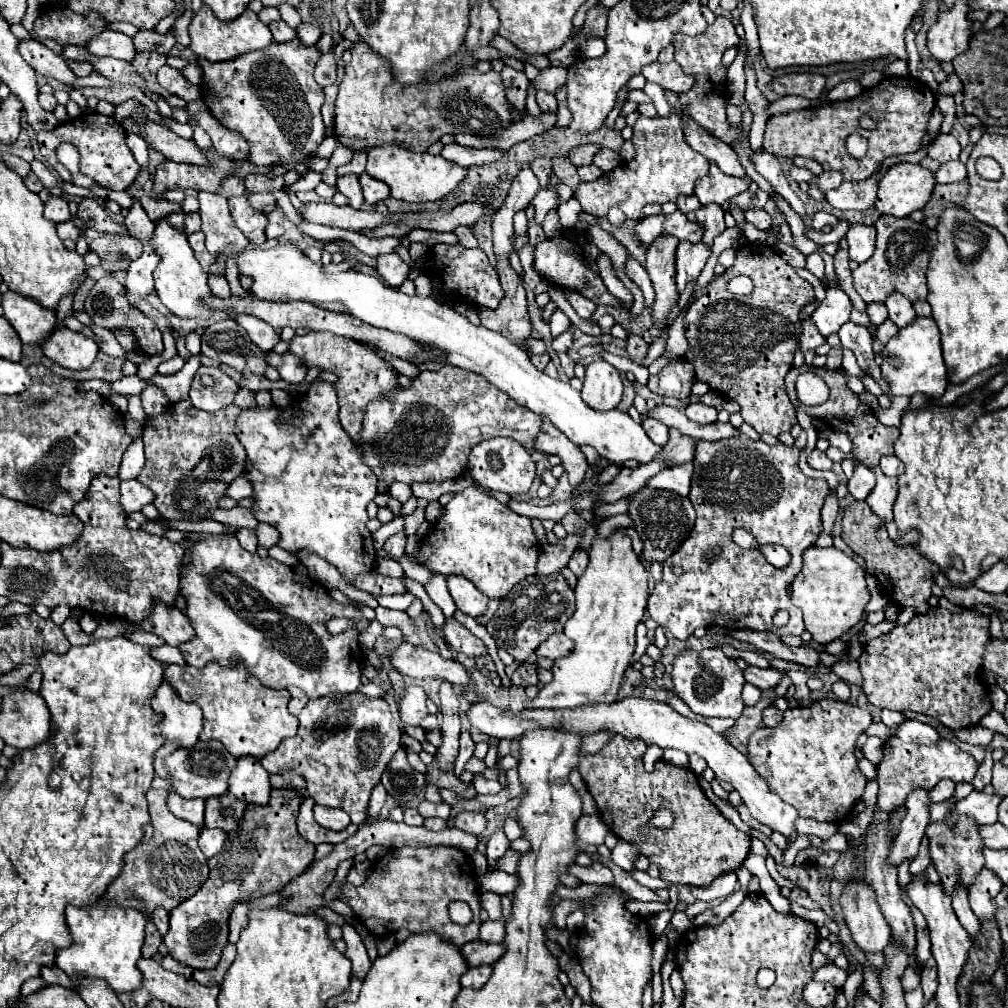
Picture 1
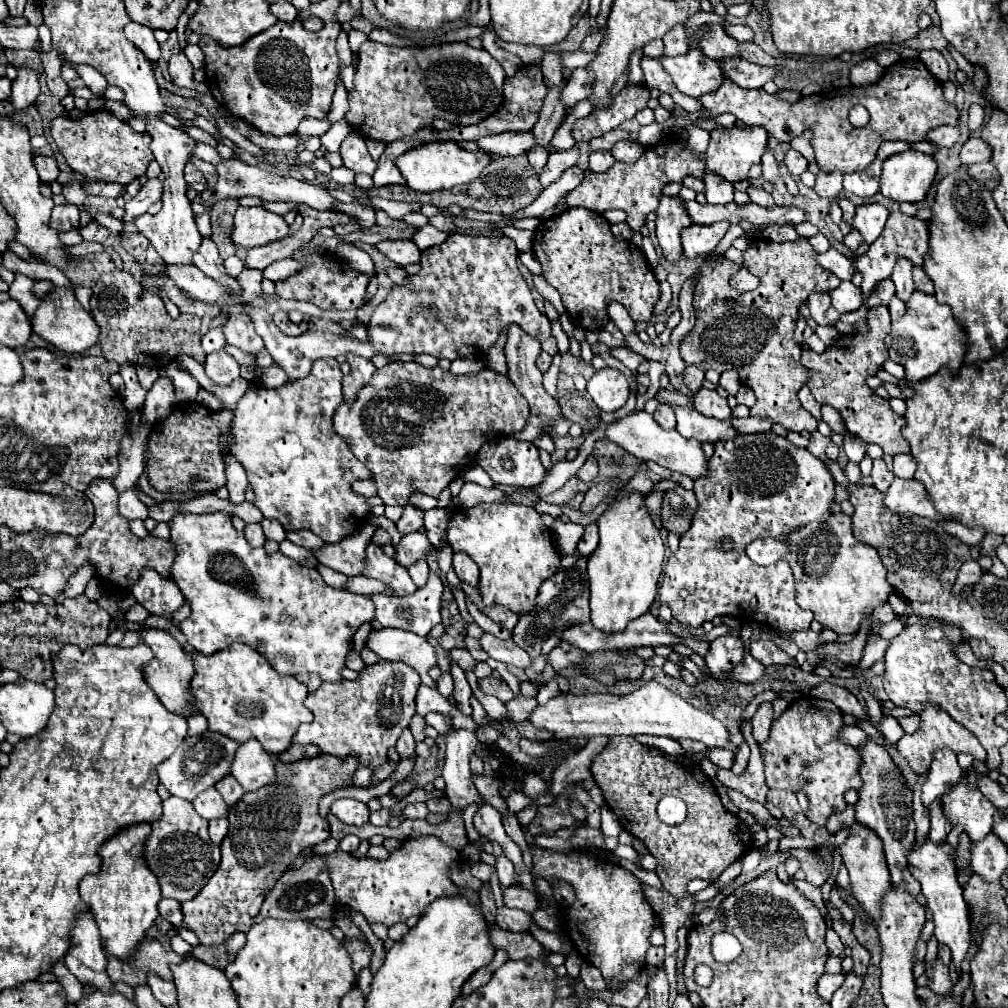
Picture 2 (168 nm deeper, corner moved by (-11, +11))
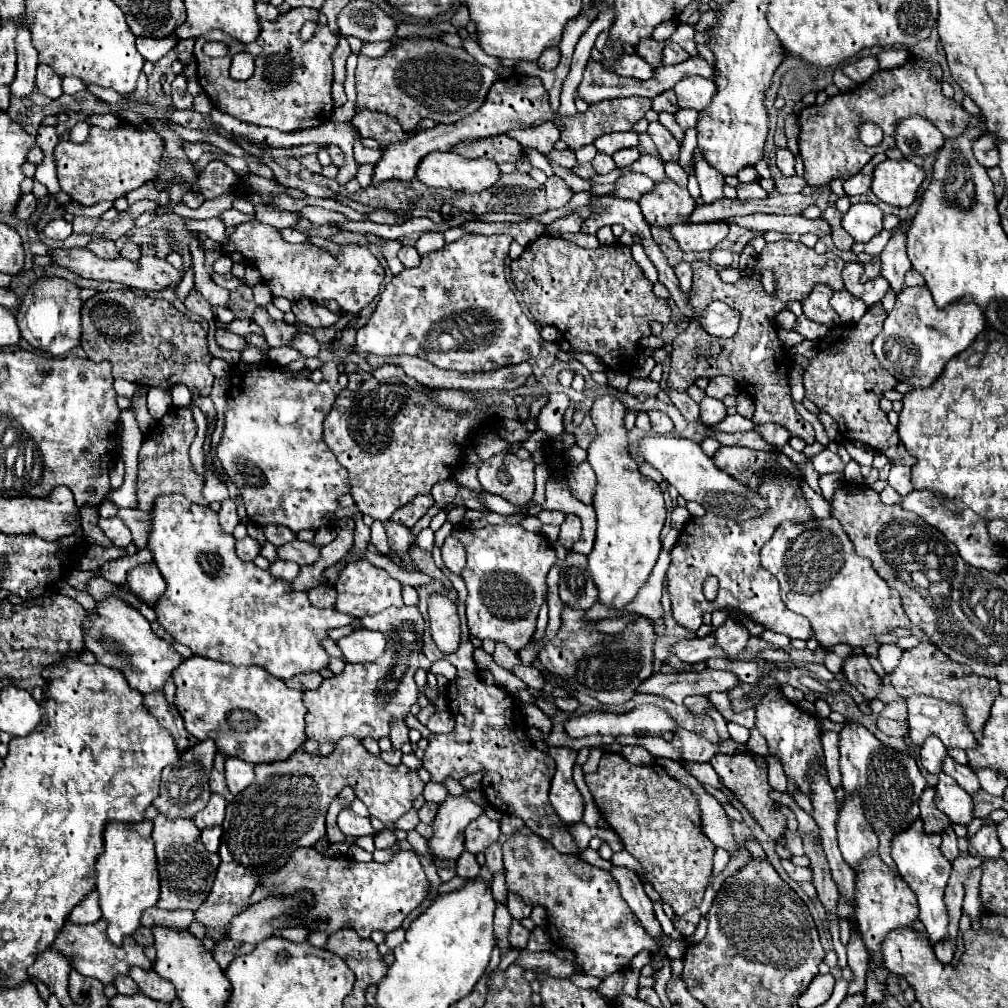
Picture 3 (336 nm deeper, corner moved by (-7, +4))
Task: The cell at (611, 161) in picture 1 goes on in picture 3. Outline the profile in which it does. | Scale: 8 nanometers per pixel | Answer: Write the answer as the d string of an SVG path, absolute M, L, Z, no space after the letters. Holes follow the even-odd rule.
M624 148L624 150L614 152L612 158L614 158L618 168L628 168L628 166L632 166L640 158L640 152L636 148Z

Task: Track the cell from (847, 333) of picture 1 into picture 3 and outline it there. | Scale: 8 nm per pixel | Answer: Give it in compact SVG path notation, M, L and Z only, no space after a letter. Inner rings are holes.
M874 256L872 262L864 264L864 276L872 280L872 278L878 278L880 274L882 274L882 260L880 260L880 256Z

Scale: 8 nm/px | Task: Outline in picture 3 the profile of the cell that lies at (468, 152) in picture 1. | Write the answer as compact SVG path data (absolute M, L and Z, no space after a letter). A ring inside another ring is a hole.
M550 150L546 158L548 158L550 162L554 162L554 164L564 166L564 168L574 168L574 166L576 166L576 160L574 160L574 152L572 152L572 150L564 150L564 152L560 152L560 150Z

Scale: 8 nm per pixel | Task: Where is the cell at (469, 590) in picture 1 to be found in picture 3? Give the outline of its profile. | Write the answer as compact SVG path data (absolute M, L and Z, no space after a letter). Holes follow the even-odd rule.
M448 536L446 542L444 542L444 546L442 546L442 560L444 560L444 566L446 566L450 572L454 572L456 576L462 576L462 570L464 570L464 566L466 566L464 546L462 546L456 538Z

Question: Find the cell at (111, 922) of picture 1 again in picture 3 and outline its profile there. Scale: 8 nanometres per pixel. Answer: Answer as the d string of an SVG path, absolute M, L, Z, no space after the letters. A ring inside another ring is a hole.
M144 820L138 824L112 822L104 832L104 852L94 864L94 884L100 900L102 918L108 922L108 938L112 944L120 946L126 936L132 936L140 928L140 916L146 908L158 902L158 872L156 854L150 838L152 822Z

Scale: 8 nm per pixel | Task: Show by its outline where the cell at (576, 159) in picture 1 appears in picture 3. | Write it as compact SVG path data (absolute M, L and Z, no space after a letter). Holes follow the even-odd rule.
M628 130L628 132L614 132L614 134L608 134L608 136L596 138L594 146L602 154L614 154L616 150L638 146L638 134L632 132L632 130Z

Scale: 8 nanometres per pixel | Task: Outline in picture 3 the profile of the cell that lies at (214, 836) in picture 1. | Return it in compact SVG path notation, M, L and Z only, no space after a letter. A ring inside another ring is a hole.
M222 826L202 830L202 844L206 846L206 850L208 850L208 852L218 852L220 836L222 836Z

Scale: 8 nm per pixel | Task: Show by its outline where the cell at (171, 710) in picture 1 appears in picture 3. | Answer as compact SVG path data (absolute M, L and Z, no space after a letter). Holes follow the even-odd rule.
M114 596L98 602L98 610L88 614L84 622L84 644L96 654L100 664L120 670L130 688L136 688L142 694L162 690L166 680L182 662L182 656L172 648L172 644L158 638L152 632L150 622L136 608Z

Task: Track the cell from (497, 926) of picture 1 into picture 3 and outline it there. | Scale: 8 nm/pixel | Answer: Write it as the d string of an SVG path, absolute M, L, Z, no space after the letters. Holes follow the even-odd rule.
M512 920L512 924L510 924L510 932L508 932L508 940L510 940L510 944L512 944L514 948L522 948L522 946L526 946L528 938L530 938L530 932L528 932L518 920Z

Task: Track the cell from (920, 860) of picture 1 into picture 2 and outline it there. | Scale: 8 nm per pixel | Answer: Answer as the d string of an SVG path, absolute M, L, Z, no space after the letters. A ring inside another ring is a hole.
M932 801L932 805L928 807L930 809L930 833L928 837L934 841L934 843L942 843L946 841L946 835L950 833L952 825L948 825L948 819L944 817L944 811L942 811L942 801Z

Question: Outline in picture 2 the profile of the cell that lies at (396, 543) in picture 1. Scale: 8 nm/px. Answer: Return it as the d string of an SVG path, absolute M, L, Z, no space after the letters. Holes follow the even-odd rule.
M412 503L404 505L404 513L402 513L402 517L398 519L396 527L398 527L398 531L400 531L402 535L412 533L412 531L420 531L420 529L424 527L424 511L418 509L418 507L414 507Z

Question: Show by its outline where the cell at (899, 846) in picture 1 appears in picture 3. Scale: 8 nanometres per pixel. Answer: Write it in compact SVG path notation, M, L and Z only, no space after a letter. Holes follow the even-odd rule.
M932 736L928 738L922 748L920 748L920 764L934 776L942 774L942 764L944 764L944 758L948 756L948 750L944 748L944 744Z

